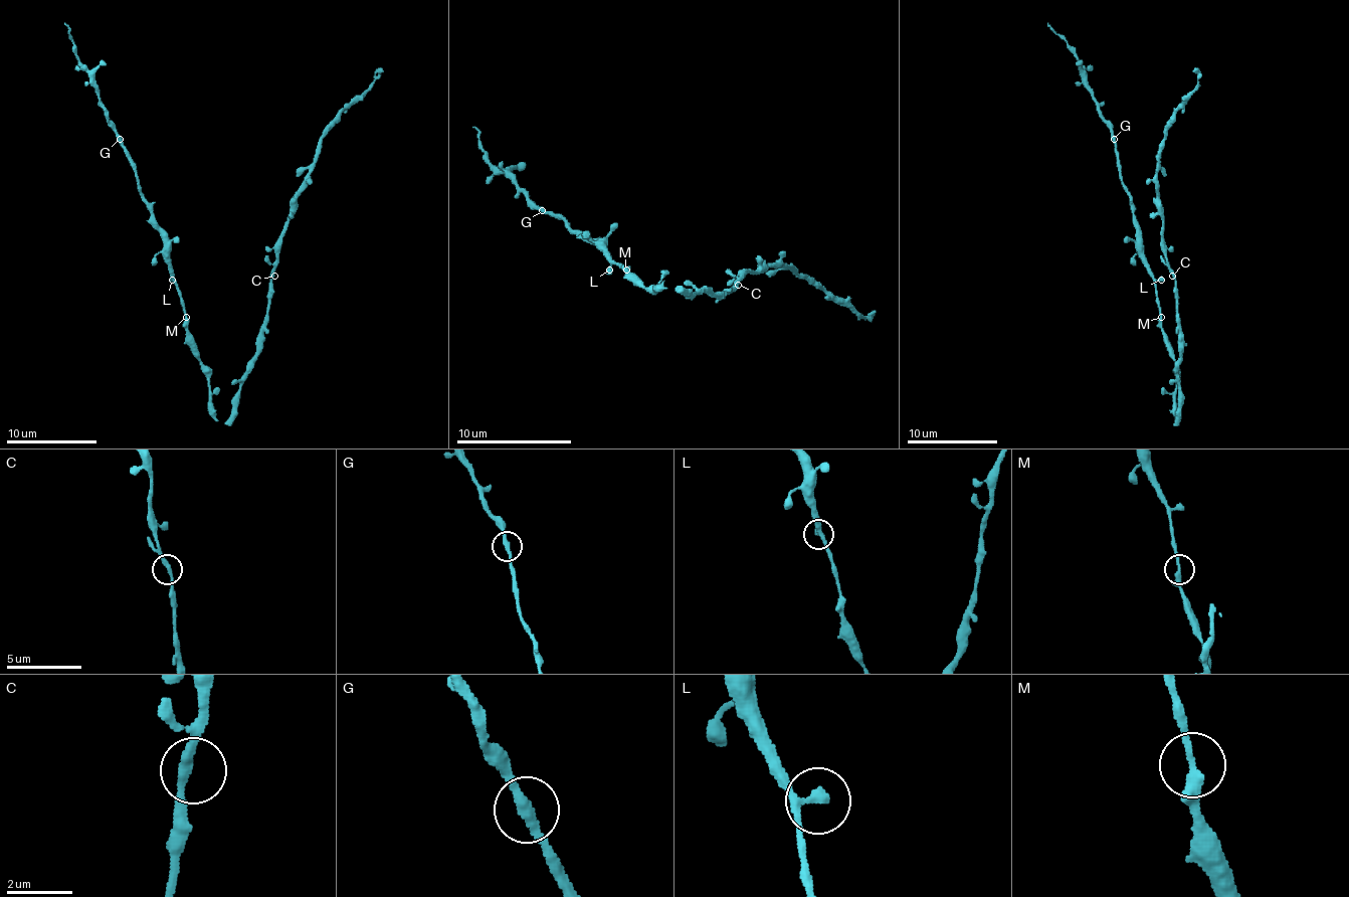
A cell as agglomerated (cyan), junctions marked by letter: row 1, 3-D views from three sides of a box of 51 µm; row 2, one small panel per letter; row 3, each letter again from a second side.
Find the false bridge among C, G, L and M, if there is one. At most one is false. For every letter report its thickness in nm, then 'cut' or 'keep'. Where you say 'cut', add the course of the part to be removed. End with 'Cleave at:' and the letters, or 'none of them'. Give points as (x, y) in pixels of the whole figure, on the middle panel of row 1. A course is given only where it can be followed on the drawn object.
C: calibre 280 nm; keep
G: calibre 280 nm; keep
L: calibre 280 nm; keep
M: calibre 280 nm; keep
Cleave at: none of them

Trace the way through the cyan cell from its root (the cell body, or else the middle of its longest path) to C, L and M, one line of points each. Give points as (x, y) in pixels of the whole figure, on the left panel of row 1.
C: (211, 398), (211, 414), (224, 423), (240, 378), (256, 355), (274, 276)
L: (211, 398), (208, 369), (199, 360), (197, 346), (188, 330), (181, 292), (172, 280)
M: (211, 398), (208, 369), (199, 360), (186, 317)

